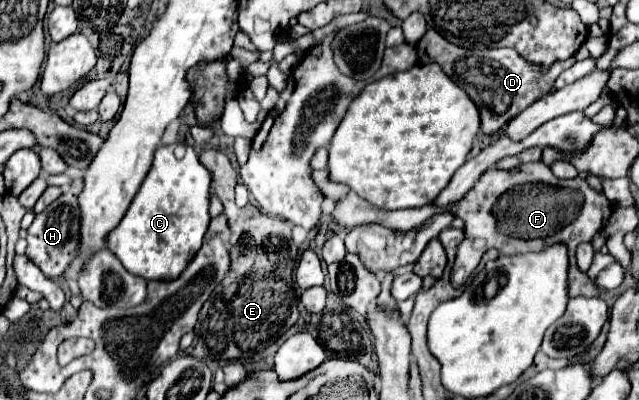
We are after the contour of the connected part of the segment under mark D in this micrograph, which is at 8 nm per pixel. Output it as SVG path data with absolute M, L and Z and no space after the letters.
M429 29L421 37L415 49L419 63L439 63L441 69L475 101L481 111L481 133L495 133L497 129L507 125L525 107L547 95L553 87L553 81L575 63L575 57L569 57L565 61L555 61L549 69L543 69L541 65L527 63L517 55L515 49L485 49L469 53L469 49L449 43L433 29Z

